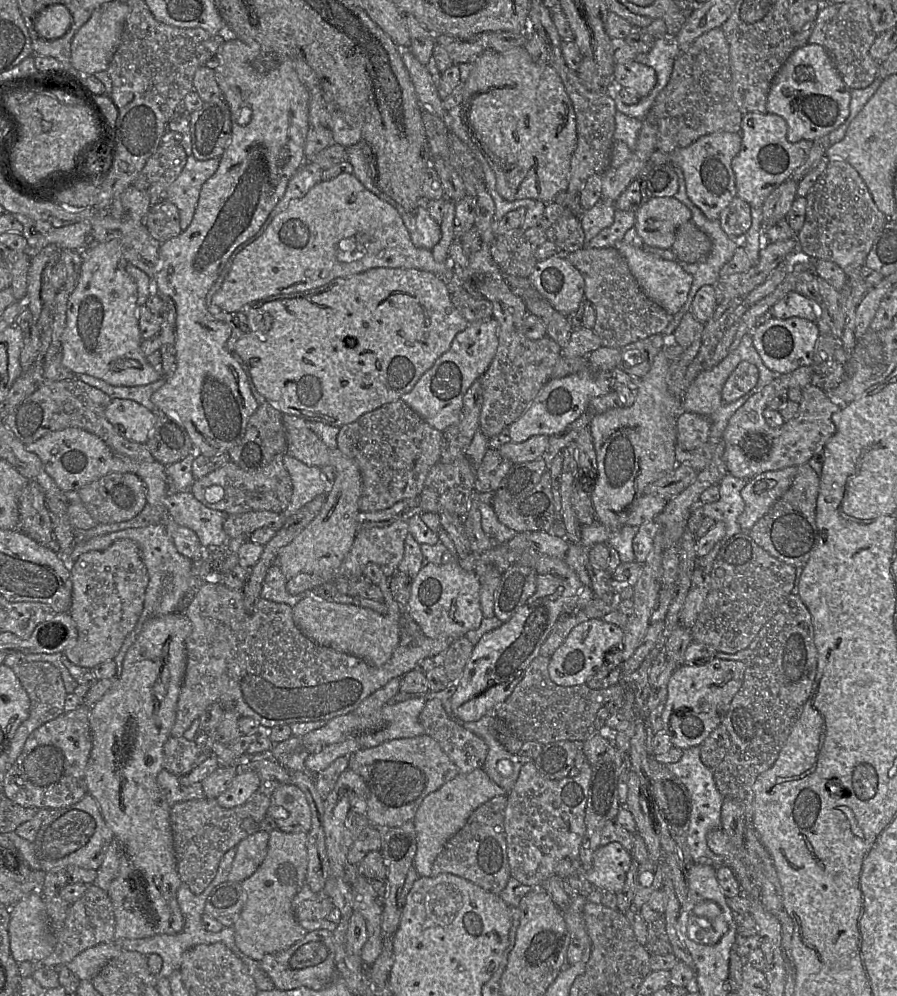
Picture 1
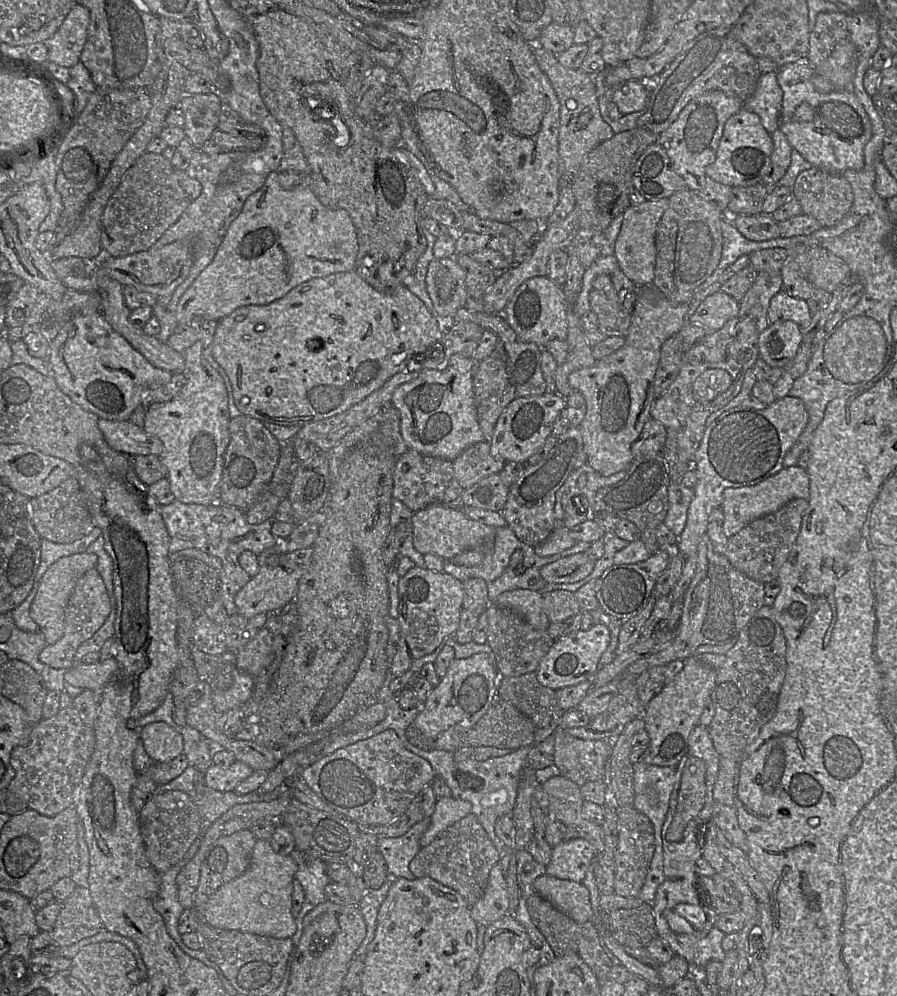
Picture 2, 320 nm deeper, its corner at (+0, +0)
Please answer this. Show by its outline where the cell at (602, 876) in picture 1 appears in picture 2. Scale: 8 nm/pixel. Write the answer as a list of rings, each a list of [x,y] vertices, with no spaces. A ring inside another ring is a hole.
[[[573,838],[552,848],[548,875],[582,883],[588,869],[598,856],[596,848],[583,838]]]

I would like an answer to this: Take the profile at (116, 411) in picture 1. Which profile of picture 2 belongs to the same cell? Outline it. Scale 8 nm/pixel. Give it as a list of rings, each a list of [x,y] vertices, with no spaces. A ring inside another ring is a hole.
[[[101,418],[99,427],[108,445],[117,452],[128,455],[163,454],[162,440],[157,435],[147,433],[142,425],[132,419]]]

